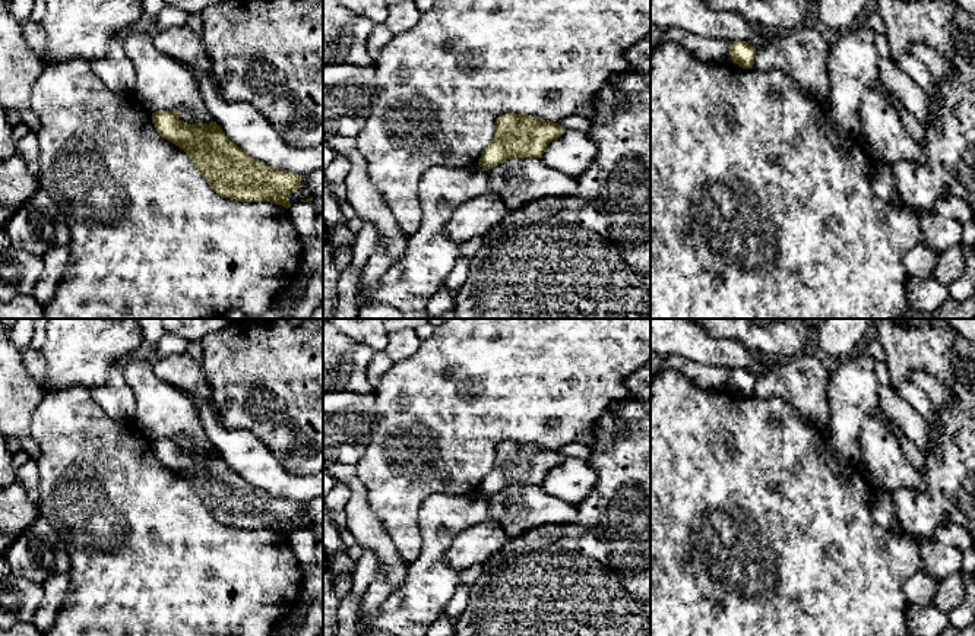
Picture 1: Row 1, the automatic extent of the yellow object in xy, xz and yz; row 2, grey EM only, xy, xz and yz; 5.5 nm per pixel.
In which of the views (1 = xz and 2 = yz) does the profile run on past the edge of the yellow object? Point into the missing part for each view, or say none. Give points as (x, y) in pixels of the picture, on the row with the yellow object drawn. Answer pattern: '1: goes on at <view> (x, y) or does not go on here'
1: does not go on here
2: does not go on here

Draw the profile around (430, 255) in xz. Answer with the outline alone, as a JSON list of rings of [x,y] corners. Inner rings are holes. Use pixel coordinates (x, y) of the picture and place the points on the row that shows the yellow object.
[[[433,165],[428,168],[418,184],[422,212],[418,231],[408,237],[405,253],[393,260],[380,282],[357,295],[357,306],[364,300],[371,300],[398,308],[405,319],[427,319],[427,303],[444,285],[459,257],[460,243],[450,240],[443,230],[459,206],[488,190],[487,170],[479,165],[471,168]]]

